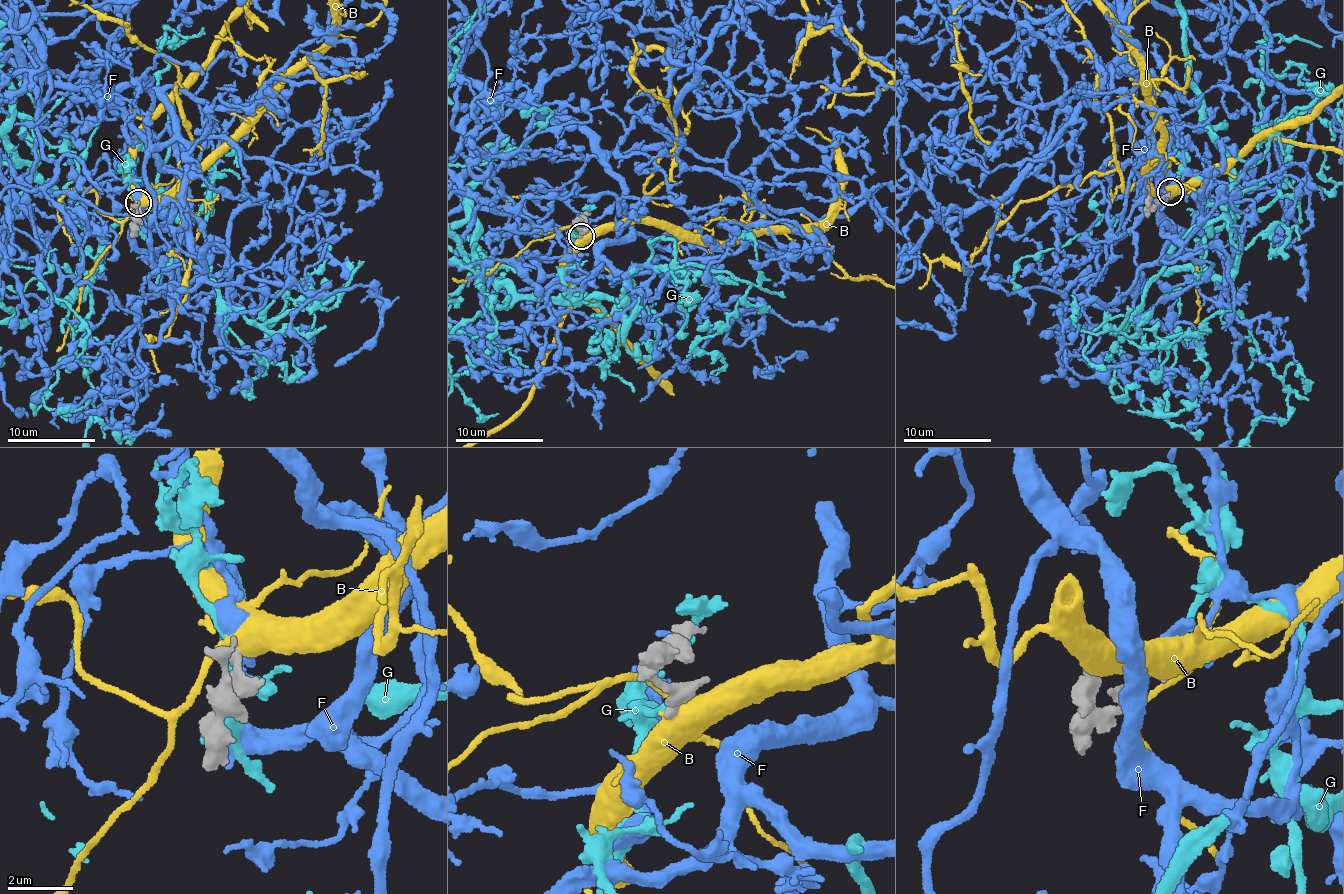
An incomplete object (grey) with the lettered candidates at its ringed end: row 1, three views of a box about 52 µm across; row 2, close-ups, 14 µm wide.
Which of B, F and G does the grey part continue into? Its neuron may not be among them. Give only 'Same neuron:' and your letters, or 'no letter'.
Same neuron: G

